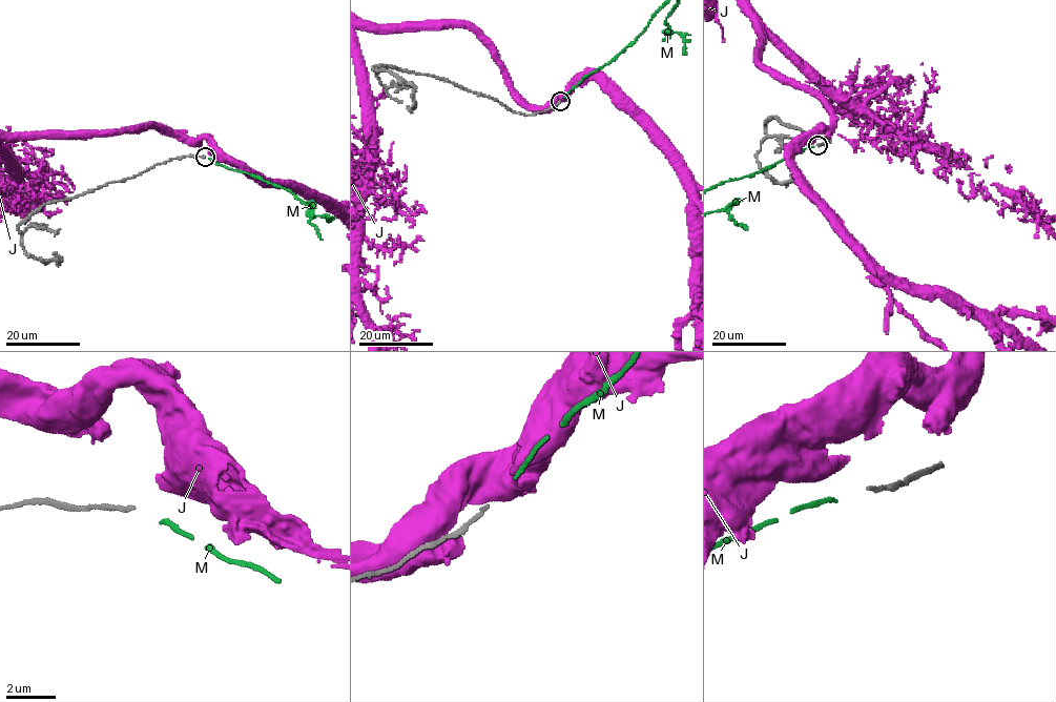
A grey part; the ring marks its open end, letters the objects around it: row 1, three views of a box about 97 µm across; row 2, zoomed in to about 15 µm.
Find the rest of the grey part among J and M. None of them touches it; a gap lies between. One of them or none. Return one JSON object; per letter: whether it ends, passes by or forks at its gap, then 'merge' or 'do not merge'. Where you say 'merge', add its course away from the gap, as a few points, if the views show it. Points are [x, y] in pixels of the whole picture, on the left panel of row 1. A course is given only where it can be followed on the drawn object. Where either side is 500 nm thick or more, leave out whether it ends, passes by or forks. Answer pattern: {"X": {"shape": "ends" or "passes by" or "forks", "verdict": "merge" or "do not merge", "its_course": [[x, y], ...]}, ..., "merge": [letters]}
{"J": {"shape": "ends", "verdict": "do not merge"}, "M": {"shape": "ends", "verdict": "merge"}, "merge": ["M"]}

